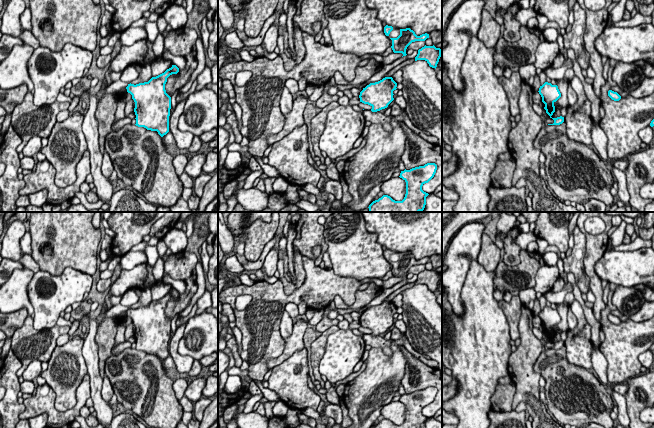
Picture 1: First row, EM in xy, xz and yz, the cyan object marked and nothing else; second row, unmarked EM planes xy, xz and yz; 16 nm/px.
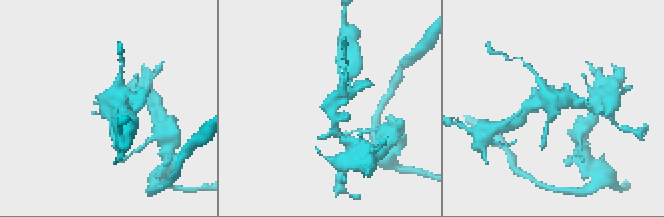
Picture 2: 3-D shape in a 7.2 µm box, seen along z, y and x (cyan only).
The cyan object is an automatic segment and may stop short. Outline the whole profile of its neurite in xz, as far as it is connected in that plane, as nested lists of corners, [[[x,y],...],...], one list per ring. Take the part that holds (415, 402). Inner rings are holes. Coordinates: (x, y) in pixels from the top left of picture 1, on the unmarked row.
[[[427,387],[424,390],[404,394],[400,397],[400,402],[406,406],[406,418],[402,425],[395,425],[388,419],[383,419],[371,428],[426,428],[428,417],[422,414],[422,410],[428,407],[435,399],[437,389]]]

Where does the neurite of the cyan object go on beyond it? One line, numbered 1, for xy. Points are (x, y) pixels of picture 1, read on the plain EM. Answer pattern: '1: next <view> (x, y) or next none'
1: next none

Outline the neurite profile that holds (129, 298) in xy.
[[[130,289],[122,295],[120,304],[122,306],[130,308],[132,305],[136,304],[138,300],[139,297],[136,294],[135,290]]]

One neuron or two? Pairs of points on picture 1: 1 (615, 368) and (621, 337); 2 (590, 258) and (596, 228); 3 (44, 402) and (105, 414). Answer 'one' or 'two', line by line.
1: one
2: two
3: two

